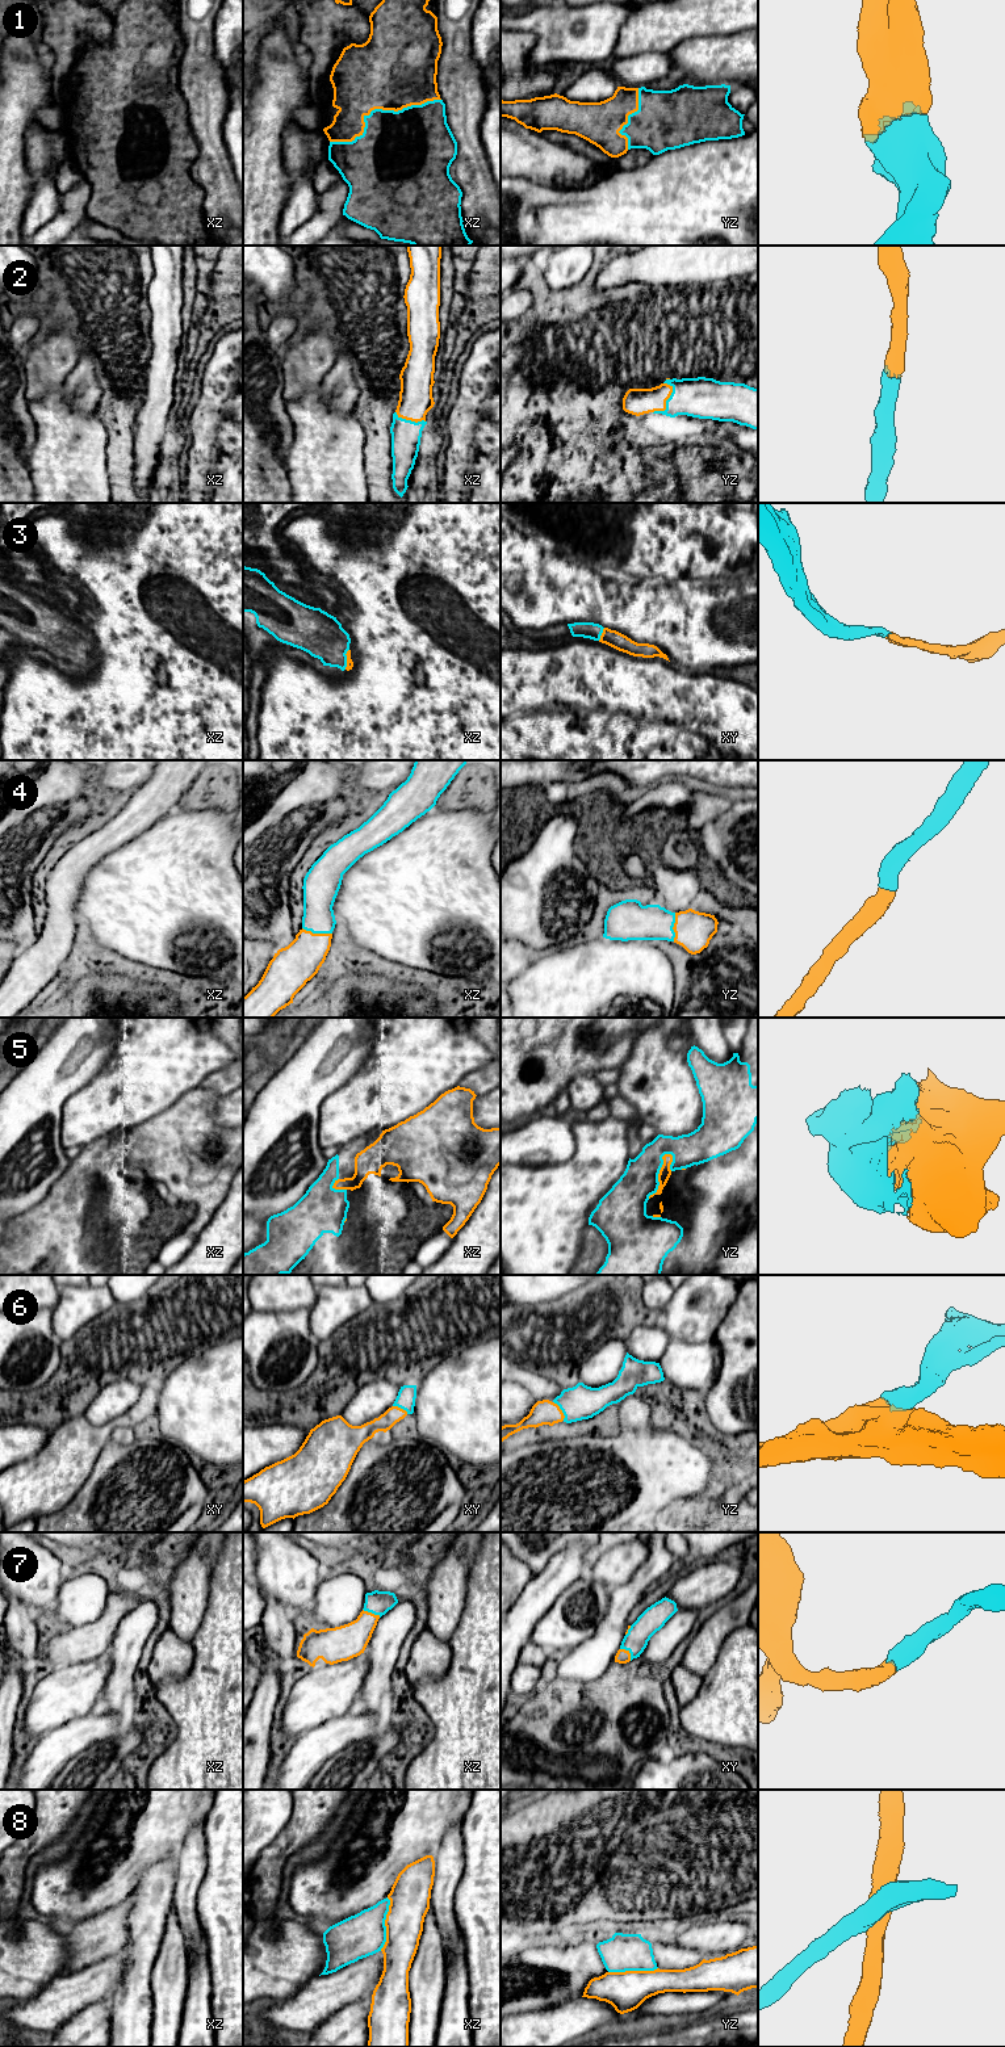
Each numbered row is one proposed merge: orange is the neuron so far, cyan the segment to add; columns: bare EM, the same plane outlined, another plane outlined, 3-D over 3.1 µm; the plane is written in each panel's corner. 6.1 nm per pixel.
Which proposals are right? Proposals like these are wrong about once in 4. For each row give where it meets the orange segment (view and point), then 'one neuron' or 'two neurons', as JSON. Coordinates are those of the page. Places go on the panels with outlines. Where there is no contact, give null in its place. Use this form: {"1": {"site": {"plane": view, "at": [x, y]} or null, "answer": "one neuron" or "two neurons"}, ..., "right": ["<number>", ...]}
{"1": {"site": {"plane": "xz", "at": [379, 108]}, "answer": "one neuron"}, "2": {"site": {"plane": "yz", "at": [665, 403]}, "answer": "one neuron"}, "3": {"site": {"plane": "xz", "at": [347, 659]}, "answer": "one neuron"}, "4": {"site": {"plane": "xz", "at": [317, 934]}, "answer": "one neuron"}, "5": {"site": {"plane": "yz", "at": [658, 1174]}, "answer": "one neuron"}, "6": {"site": {"plane": "yz", "at": [561, 1410]}, "answer": "one neuron"}, "7": {"site": {"plane": "xz", "at": [371, 1613]}, "answer": "one neuron"}, "8": {"site": {"plane": "xz", "at": [385, 1924]}, "answer": "two neurons"}, "right": ["1", "2", "3", "4", "5", "6", "7"]}

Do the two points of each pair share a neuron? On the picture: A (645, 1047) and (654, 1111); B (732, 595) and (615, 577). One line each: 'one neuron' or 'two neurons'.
A: one neuron
B: one neuron

